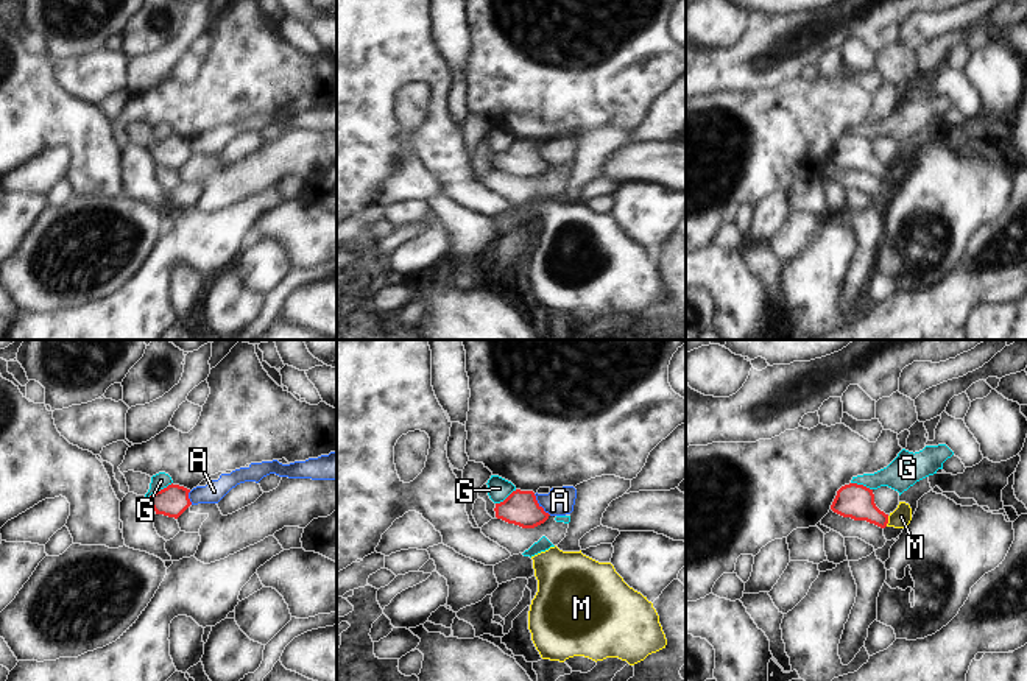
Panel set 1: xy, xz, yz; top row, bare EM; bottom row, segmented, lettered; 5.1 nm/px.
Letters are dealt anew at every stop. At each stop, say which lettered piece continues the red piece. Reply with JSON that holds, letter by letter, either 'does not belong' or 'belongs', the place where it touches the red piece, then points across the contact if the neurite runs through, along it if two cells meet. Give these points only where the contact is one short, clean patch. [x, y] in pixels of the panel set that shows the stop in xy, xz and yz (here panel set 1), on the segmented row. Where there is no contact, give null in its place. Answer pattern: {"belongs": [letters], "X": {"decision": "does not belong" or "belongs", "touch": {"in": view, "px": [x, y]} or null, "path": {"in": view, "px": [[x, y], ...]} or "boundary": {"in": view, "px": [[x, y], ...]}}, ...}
{"belongs": ["M"], "A": {"decision": "does not belong", "touch": {"in": "xz", "px": [538, 505]}, "boundary": {"in": "xz", "px": [[533, 494], [536, 502], [550, 515]]}}, "G": {"decision": "does not belong", "touch": {"in": "xy", "px": [161, 490]}, "boundary": {"in": "xy", "px": [[172, 482], [147, 497]]}}, "M": {"decision": "belongs", "touch": {"in": "yz", "px": [887, 521]}, "path": {"in": "yz", "px": [[853, 501], [887, 521], [901, 516]]}}}

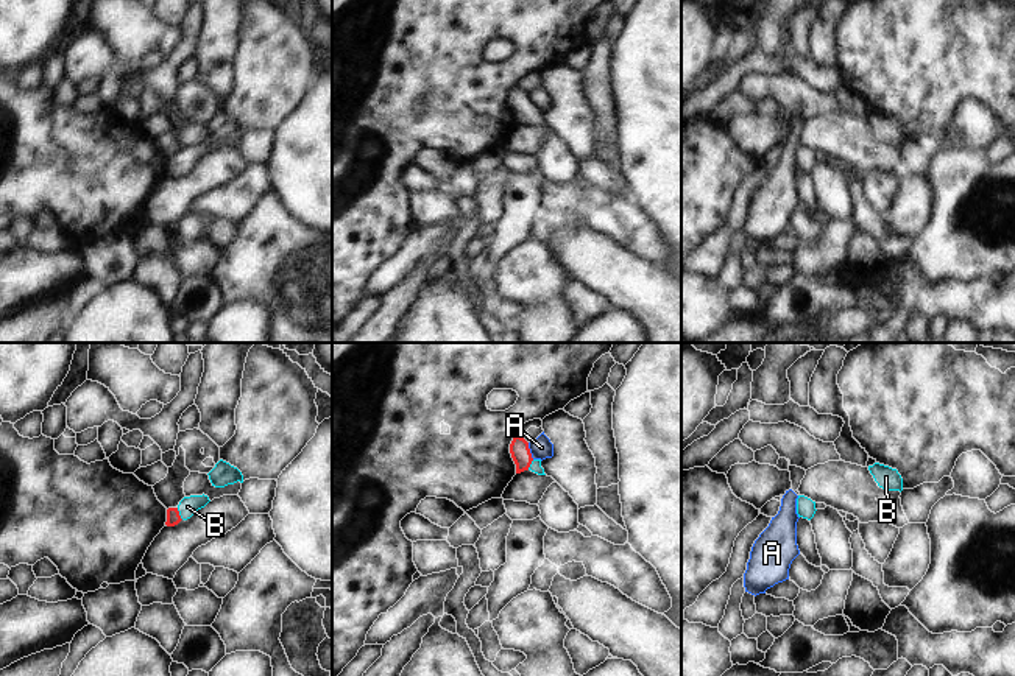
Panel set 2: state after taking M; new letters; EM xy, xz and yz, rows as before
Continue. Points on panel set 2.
{"belongs": ["B"], "A": {"decision": "does not belong", "touch": {"in": "xz", "px": [529, 450]}}, "B": {"decision": "belongs", "touch": {"in": "xy", "px": [178, 514]}, "path": {"in": "xy", "px": [[173, 517], [178, 514], [187, 506]]}}}

